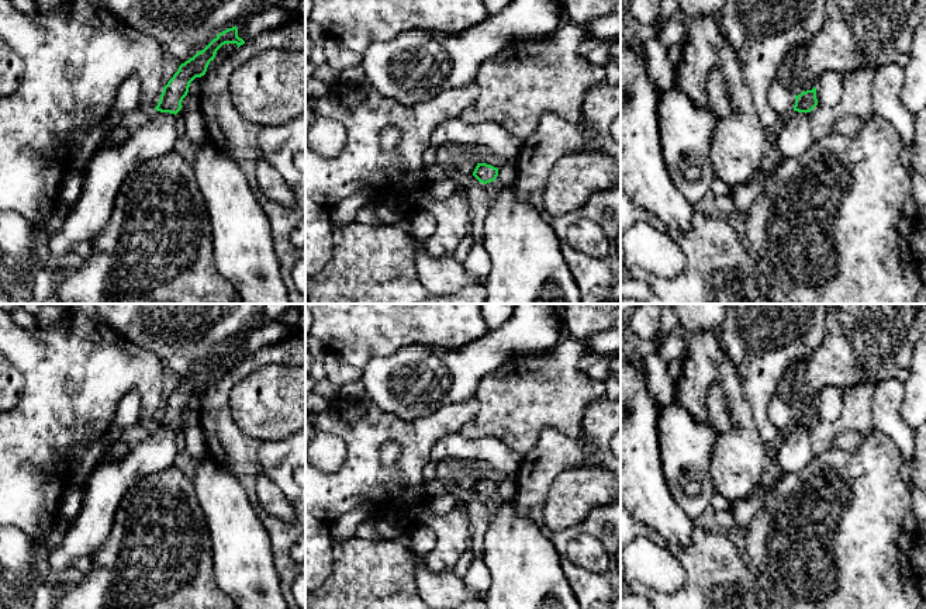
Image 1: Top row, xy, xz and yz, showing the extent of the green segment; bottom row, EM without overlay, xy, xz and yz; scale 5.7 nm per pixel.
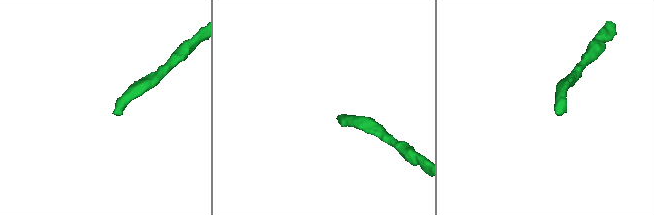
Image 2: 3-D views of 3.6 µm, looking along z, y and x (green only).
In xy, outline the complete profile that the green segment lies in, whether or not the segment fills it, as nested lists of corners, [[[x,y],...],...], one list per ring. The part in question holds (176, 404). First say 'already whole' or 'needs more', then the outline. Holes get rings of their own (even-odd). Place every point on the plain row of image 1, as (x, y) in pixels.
needs more; [[[236,340],[220,347],[203,366],[179,381],[163,402],[149,437],[122,459],[97,466],[89,475],[80,513],[63,540],[49,551],[51,571],[72,568],[72,563],[94,553],[108,537],[117,508],[125,492],[139,480],[175,464],[179,451],[176,429],[190,398],[205,390],[217,366],[225,359],[245,359]]]

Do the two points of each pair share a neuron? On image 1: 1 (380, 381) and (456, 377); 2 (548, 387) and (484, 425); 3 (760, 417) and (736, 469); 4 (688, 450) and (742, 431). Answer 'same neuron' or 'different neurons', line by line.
1: same neuron
2: same neuron
3: different neurons
4: different neurons

